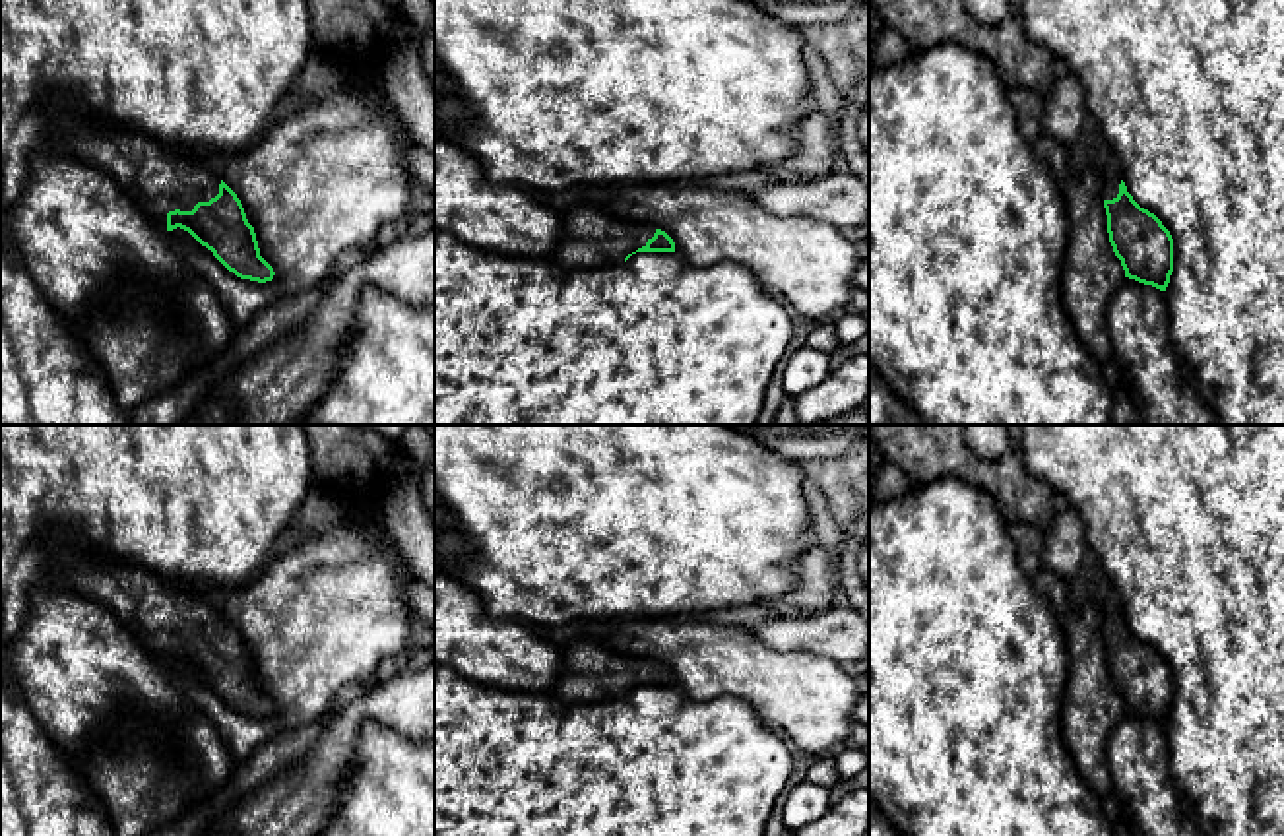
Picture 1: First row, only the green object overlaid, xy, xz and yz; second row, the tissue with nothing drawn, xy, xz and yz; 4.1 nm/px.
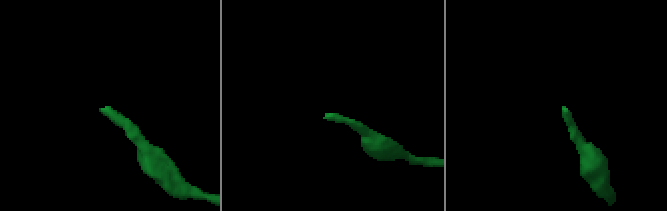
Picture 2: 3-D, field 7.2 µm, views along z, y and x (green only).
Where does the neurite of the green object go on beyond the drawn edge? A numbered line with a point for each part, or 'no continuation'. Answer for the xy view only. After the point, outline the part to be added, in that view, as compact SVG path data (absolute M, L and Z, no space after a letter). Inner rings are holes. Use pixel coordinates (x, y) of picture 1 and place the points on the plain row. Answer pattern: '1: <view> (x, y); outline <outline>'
1: xy (160, 613); outline M68 537L48 545L48 553L52 557L50 572L68 592L109 609L142 648L163 665L167 665L169 646L192 646L198 636L209 636L219 628L221 615L211 597L165 580L144 564L81 549Z

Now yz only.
1: yz (1112, 617); outline M1113 607L1106 613L1106 619L1104 619L1104 634L1113 634L1117 632L1119 628L1119 619L1121 619L1121 607Z

